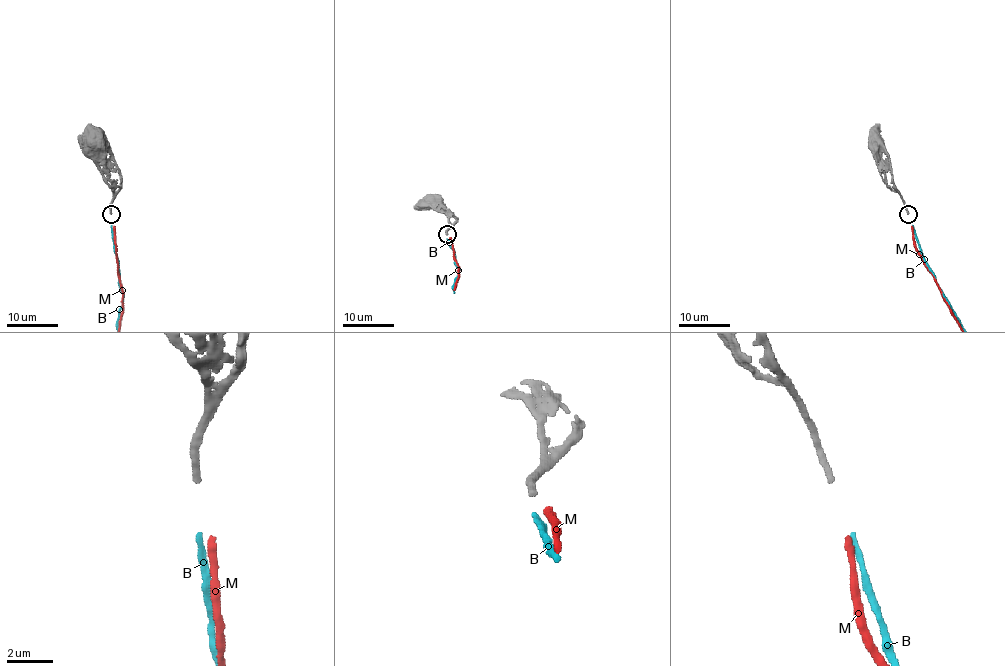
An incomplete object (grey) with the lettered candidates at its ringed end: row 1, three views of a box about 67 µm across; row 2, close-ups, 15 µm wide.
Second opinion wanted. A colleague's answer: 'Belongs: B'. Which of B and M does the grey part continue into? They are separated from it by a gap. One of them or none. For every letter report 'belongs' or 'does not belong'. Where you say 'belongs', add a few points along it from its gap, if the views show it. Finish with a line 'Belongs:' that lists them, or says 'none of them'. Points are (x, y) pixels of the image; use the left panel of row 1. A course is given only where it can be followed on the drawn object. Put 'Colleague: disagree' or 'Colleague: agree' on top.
Colleague: disagree
B: does not belong
M: belongs
Belongs: M

